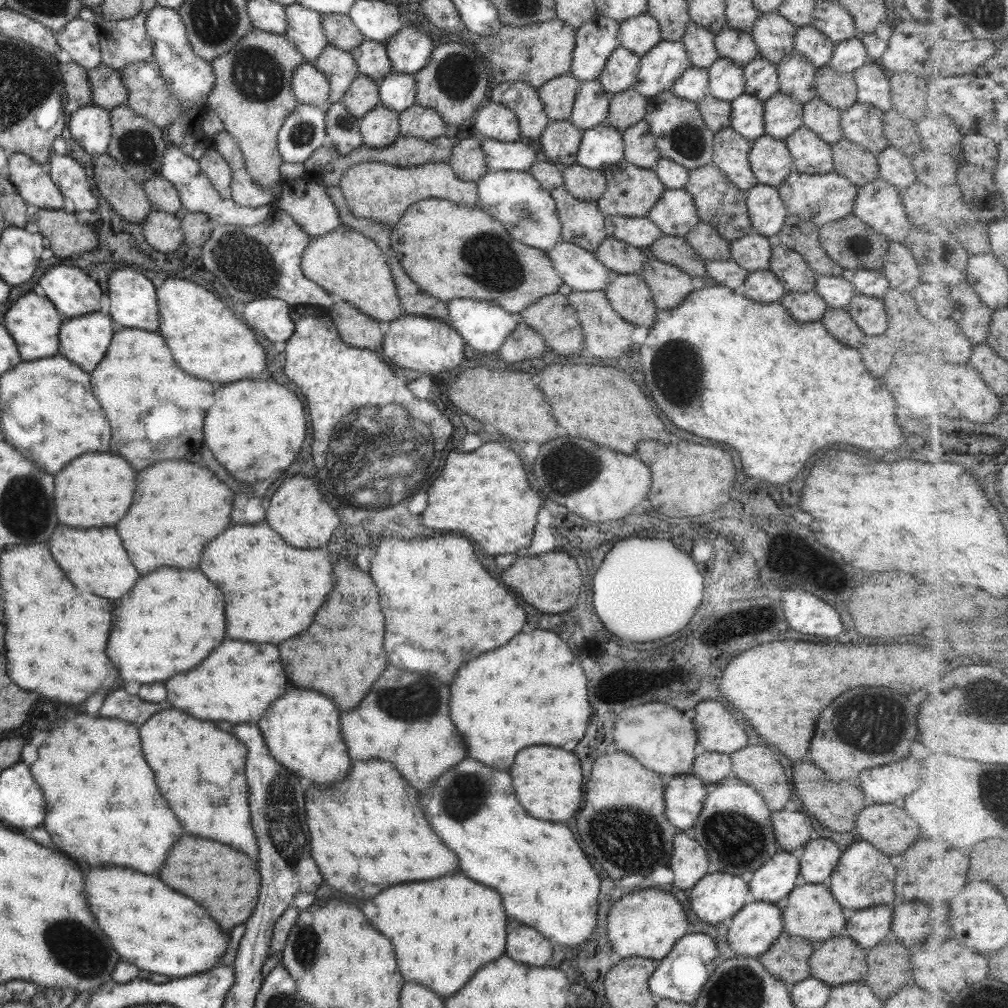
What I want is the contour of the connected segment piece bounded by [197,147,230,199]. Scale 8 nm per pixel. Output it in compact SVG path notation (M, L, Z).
M208 147L197 164L221 198L230 198L230 170L226 160Z

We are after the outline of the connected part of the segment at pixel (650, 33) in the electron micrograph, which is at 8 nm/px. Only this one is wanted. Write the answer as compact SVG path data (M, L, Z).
M646 12L619 21L617 38L621 47L638 57L662 40L657 21Z

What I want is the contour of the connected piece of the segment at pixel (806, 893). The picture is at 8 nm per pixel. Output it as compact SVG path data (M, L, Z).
M826 883L822 884L803 884L795 885L793 890L787 895L787 904L782 909L782 925L783 930L793 936L801 936L801 938L807 938L809 942L812 942L814 945L817 945L827 938L836 937L837 934L843 934L841 932L845 928L845 918L843 918L843 912L846 911L839 906L839 903L831 896L829 889Z

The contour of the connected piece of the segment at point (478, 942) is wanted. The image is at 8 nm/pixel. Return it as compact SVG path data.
M461 874L441 876L427 882L409 882L383 890L361 906L369 924L389 938L395 950L395 960L404 982L417 982L433 990L441 998L455 994L483 964L499 958L505 950L505 920L501 898L497 892L471 882Z

